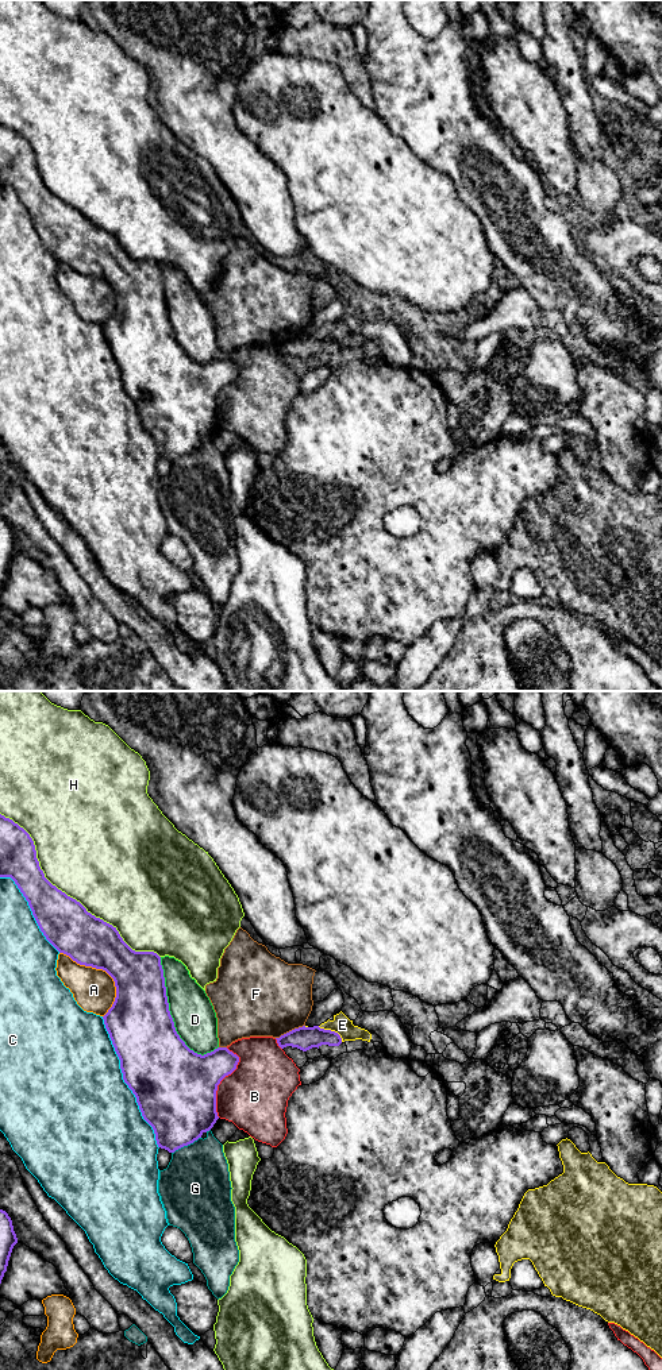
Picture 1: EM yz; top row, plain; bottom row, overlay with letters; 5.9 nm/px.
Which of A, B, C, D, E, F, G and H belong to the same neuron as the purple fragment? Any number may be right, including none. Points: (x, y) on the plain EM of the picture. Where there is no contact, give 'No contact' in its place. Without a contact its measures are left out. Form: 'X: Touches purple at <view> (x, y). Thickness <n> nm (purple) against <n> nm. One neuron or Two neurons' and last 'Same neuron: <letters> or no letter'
A: Touches purple at yz (106, 280). Thickness 300 nm (purple) against 260 nm. Two neurons
B: Touches purple at yz (220, 389). Thickness 440 nm (purple) against 400 nm. Two neurons
C: Touches purple at yz (124, 390). Thickness 440 nm (purple) against 500 nm. Two neurons
D: Touches purple at yz (169, 323). Thickness 380 nm (purple) against 260 nm. Two neurons
E: Touches purple at yz (330, 339). Thickness 140 nm (purple) against 110 nm. Two neurons
F: Touches purple at yz (289, 340). Thickness 140 nm (purple) against 480 nm. Two neurons
G: Touches purple at yz (185, 454). Thickness 440 nm (purple) against 400 nm. Two neurons
H: Touches purple at yz (69, 205). Thickness 300 nm (purple) against 500 nm. Two neurons
Same neuron: no letter

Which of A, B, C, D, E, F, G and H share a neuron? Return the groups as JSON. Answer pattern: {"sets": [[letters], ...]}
{"sets": [["A"], ["B"], ["C"], ["D"], ["E"], ["F"], ["G"], ["H"]]}

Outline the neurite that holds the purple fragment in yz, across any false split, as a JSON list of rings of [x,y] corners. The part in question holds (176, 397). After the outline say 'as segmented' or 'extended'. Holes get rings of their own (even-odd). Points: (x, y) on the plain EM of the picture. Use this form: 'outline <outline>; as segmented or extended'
outline [[[0,123],[0,186],[11,186],[32,220],[46,248],[80,274],[105,279],[115,290],[116,306],[103,325],[115,360],[120,368],[123,389],[136,406],[143,428],[153,436],[158,456],[174,462],[209,440],[219,428],[216,400],[220,390],[231,383],[239,366],[227,356],[218,356],[204,364],[190,359],[176,340],[169,320],[161,266],[154,261],[135,261],[120,246],[116,236],[96,227],[76,208],[53,194],[39,175],[36,159],[30,143],[12,128]]]; as segmented

